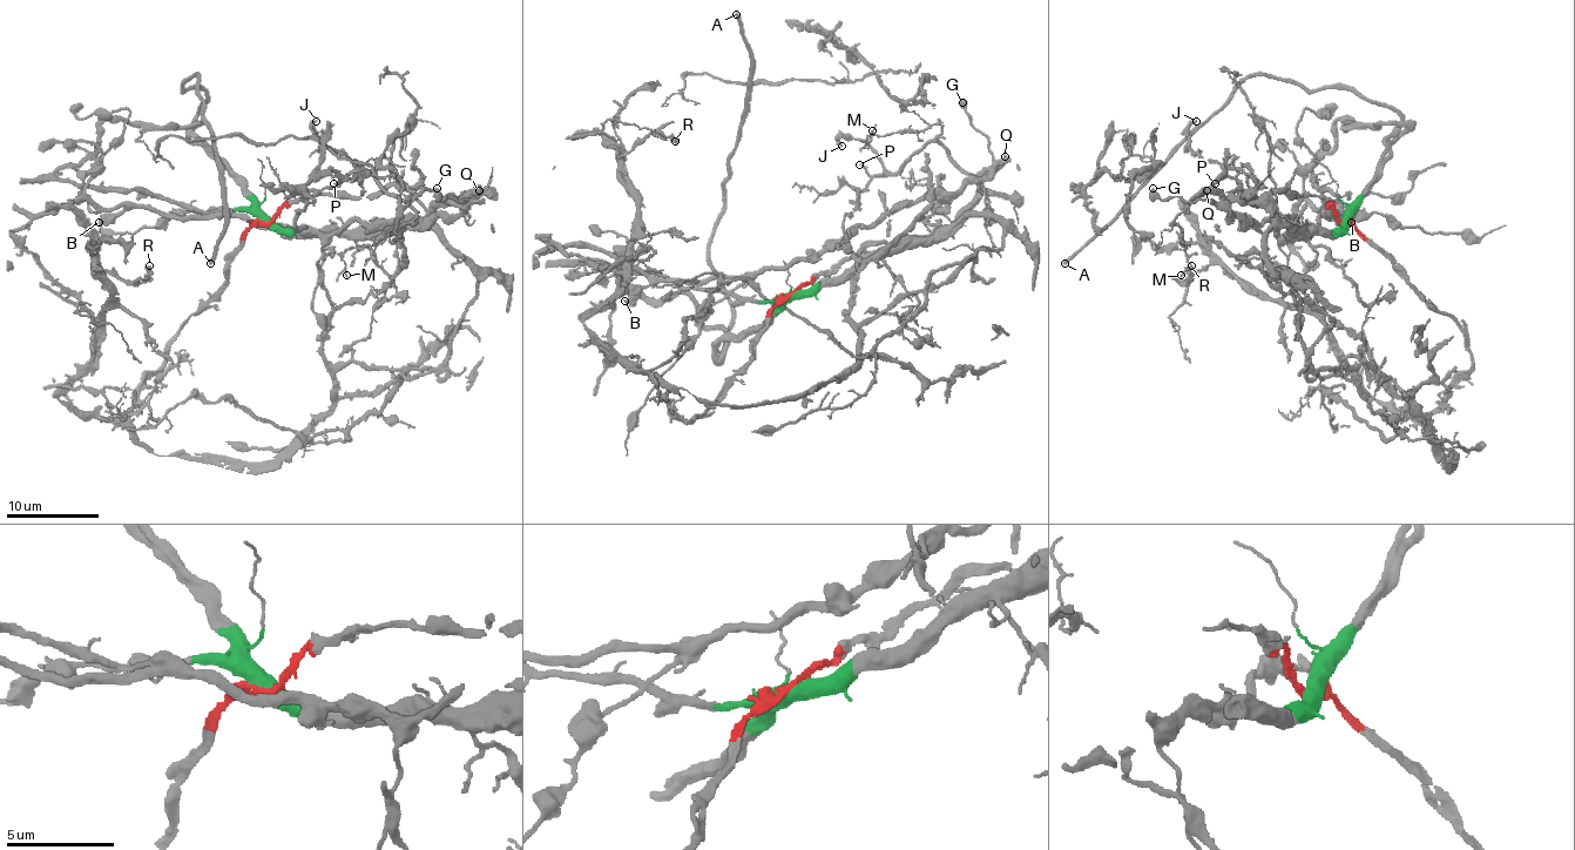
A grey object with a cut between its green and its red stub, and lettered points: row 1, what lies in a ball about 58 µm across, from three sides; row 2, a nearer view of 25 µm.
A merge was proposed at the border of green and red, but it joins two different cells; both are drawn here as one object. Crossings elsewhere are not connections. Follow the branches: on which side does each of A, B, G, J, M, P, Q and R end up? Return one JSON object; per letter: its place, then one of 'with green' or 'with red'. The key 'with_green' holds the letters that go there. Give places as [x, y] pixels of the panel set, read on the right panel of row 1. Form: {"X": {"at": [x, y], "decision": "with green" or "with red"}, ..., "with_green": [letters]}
{"A": {"at": [1065, 263], "decision": "with green"}, "B": {"at": [1351, 222], "decision": "with green"}, "G": {"at": [1153, 188], "decision": "with green"}, "J": {"at": [1196, 121], "decision": "with green"}, "M": {"at": [1181, 275], "decision": "with green"}, "P": {"at": [1215, 183], "decision": "with green"}, "Q": {"at": [1207, 190], "decision": "with green"}, "R": {"at": [1191, 265], "decision": "with red"}, "with_green": ["A", "B", "G", "J", "M", "P", "Q"]}

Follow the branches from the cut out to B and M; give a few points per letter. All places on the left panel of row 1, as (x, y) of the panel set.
B: (263, 222), (245, 210), (177, 217), (147, 208), (108, 213), (99, 222)
M: (263, 222), (301, 231), (405, 229), (452, 198), (424, 190), (410, 203), (412, 220), (343, 255), (347, 276)

